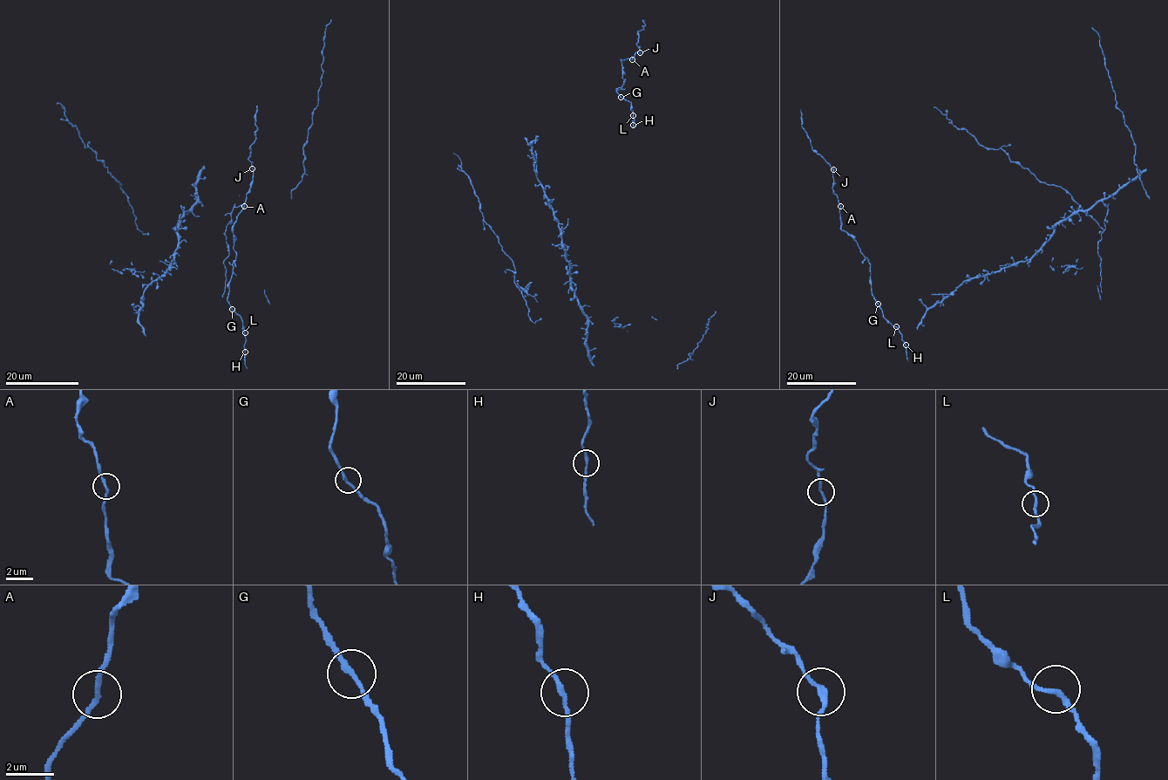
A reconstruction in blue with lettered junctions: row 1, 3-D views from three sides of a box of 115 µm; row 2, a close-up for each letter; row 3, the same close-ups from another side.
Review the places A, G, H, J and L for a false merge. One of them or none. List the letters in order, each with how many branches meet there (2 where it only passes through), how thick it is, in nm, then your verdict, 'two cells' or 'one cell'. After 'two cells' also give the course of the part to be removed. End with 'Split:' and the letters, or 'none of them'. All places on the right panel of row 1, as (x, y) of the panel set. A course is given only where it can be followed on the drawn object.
A: branches 2; calibre 180 nm; one cell
G: branches 2; calibre 200 nm; one cell
H: branches 2; calibre 190 nm; one cell
J: branches 2; calibre 190 nm; one cell
L: branches 2; calibre 200 nm; one cell
Split: none of them

